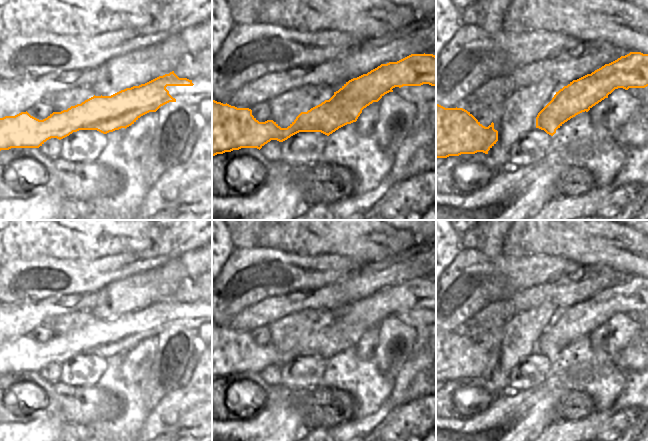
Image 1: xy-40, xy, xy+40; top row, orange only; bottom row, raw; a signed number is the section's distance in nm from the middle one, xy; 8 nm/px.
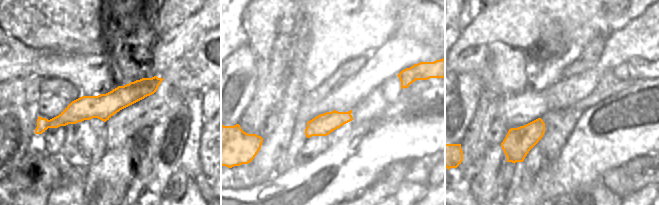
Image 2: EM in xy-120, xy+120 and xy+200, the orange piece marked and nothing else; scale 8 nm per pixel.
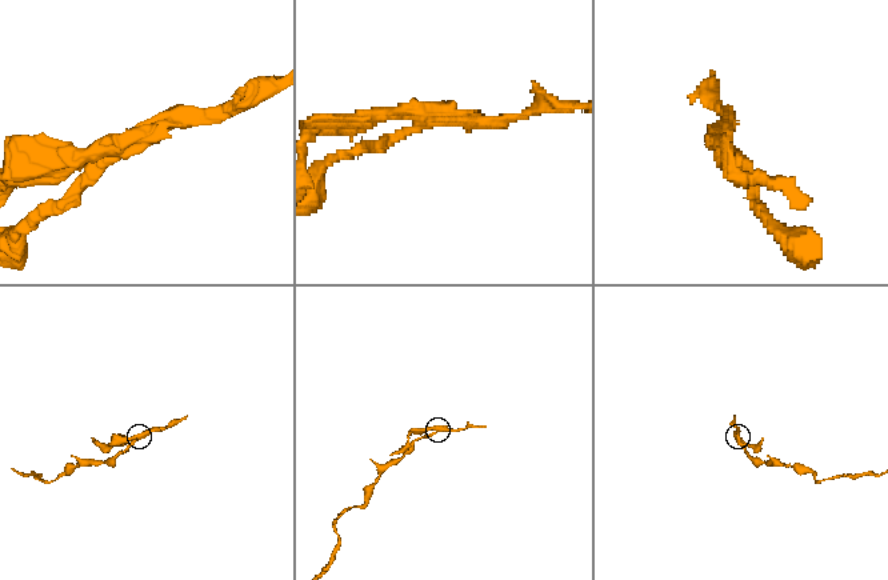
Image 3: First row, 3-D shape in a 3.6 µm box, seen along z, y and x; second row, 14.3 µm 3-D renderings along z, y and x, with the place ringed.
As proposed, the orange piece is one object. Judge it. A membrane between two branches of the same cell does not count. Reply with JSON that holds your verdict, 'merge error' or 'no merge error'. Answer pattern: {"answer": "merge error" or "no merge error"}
{"answer": "merge error"}

